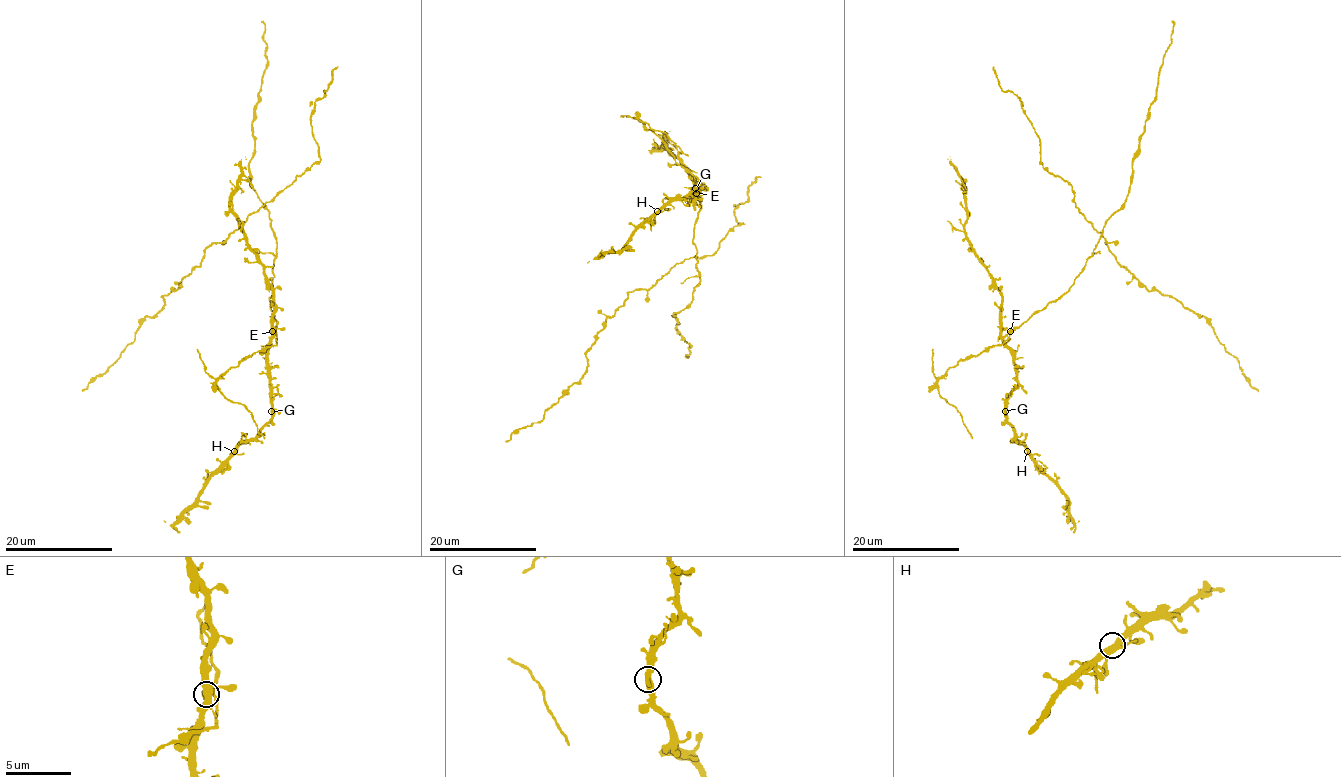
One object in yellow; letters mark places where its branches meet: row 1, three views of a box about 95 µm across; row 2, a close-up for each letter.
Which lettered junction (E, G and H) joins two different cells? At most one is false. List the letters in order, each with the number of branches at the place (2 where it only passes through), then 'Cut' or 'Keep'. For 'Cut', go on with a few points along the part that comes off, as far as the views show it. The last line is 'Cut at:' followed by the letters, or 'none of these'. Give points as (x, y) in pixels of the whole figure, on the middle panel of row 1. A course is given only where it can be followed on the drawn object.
E: Branches: 3. Cut. Course of the part to remove: (696, 193), (700, 211), (692, 242), (700, 281), (692, 301), (672, 316), (676, 331), (691, 345), (684, 356)
G: Branches: 3. Keep
H: Branches: 3. Keep
Cut at: E

